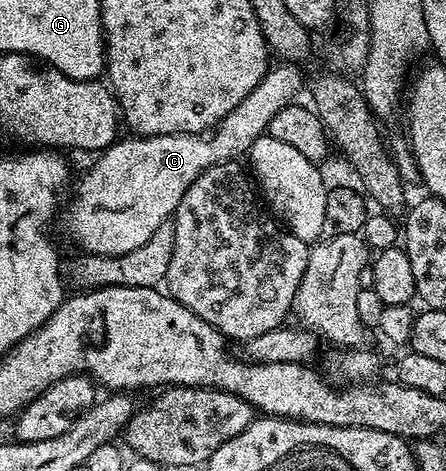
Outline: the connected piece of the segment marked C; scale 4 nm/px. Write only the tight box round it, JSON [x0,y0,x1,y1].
[63,62,300,256]

